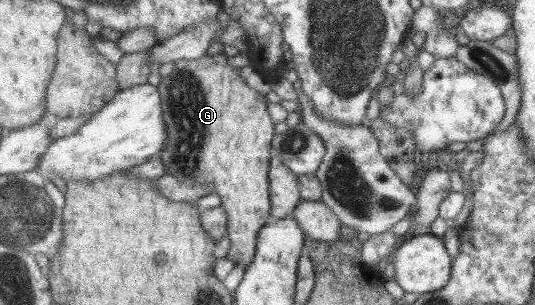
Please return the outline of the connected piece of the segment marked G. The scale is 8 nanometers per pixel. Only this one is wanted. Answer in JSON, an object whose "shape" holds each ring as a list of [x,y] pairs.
{"shape":[[[218,53],[213,56],[203,55],[196,60],[178,60],[175,68],[160,79],[156,89],[160,96],[165,138],[162,149],[158,149],[156,155],[164,165],[166,174],[179,178],[180,184],[186,187],[209,185],[213,189],[220,198],[219,207],[226,214],[225,236],[229,239],[230,247],[225,258],[234,265],[246,267],[253,260],[259,229],[271,220],[267,174],[274,124],[266,111],[268,100],[265,95],[248,88],[238,76],[238,68],[228,65],[226,58],[224,54]]]}

